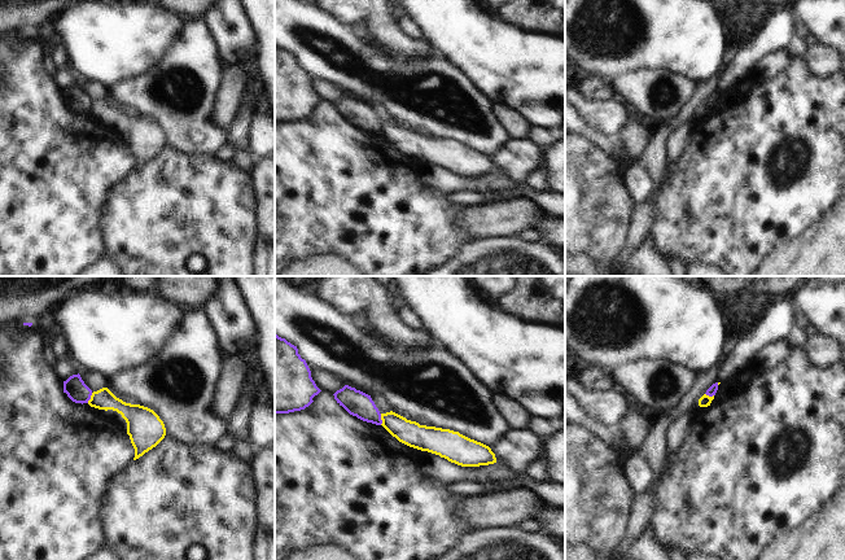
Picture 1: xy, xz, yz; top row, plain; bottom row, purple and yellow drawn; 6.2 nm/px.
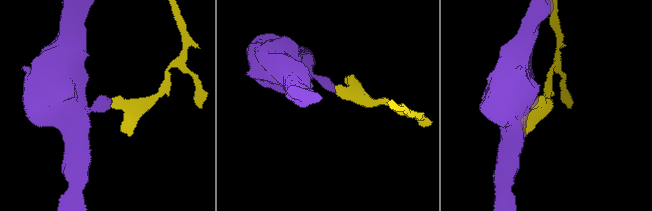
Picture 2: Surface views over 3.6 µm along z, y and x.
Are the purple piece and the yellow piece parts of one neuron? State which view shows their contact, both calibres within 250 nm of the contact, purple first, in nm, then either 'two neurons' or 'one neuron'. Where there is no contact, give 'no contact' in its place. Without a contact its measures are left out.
meets purple in xz; 160 nm thick on the purple side, 160 nm on the other; two neurons

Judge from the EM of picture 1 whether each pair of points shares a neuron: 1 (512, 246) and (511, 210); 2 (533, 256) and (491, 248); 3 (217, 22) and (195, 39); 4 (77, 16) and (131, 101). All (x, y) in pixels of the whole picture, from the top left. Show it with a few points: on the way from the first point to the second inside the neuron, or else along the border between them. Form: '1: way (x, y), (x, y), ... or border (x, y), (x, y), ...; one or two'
1: border (516, 235), (489, 236), (482, 240); two
2: way (522, 256), (502, 256); one
3: border (201, 17), (217, 44), (219, 57); two
4: border (147, 69), (140, 74), (105, 86); two

